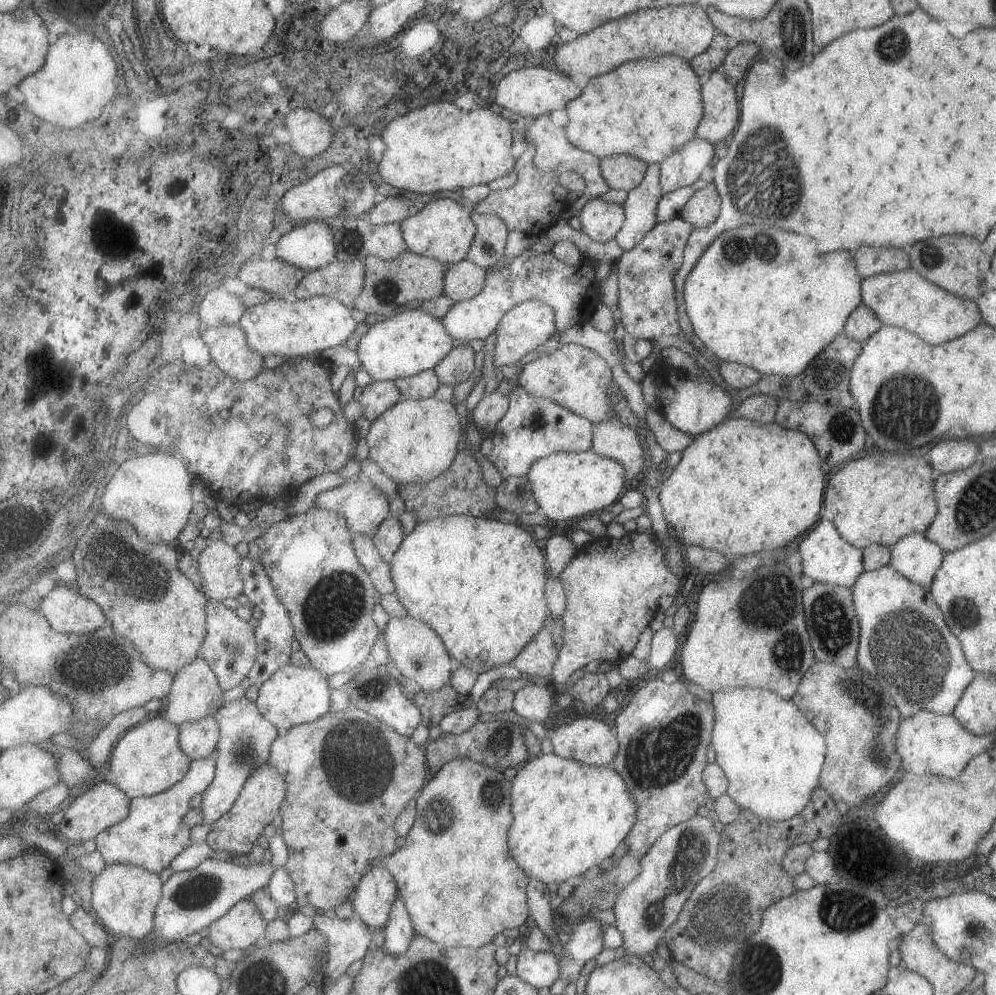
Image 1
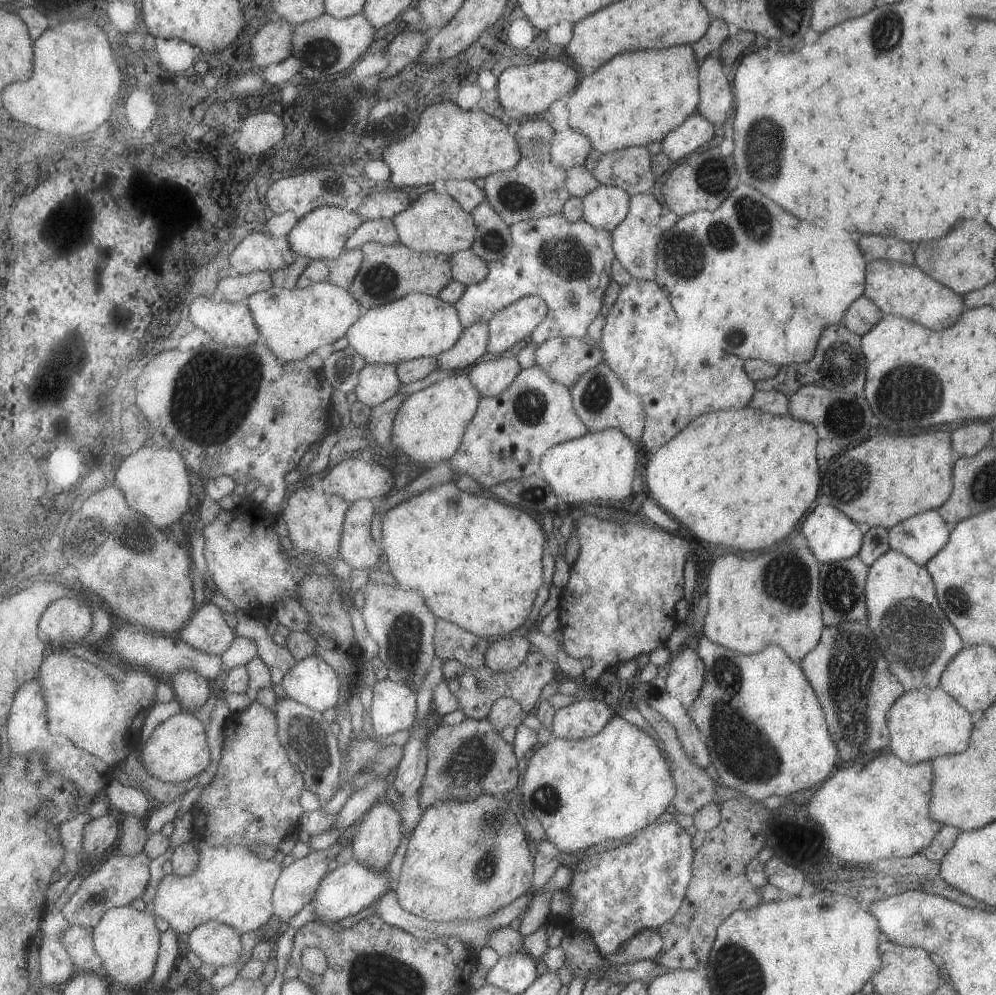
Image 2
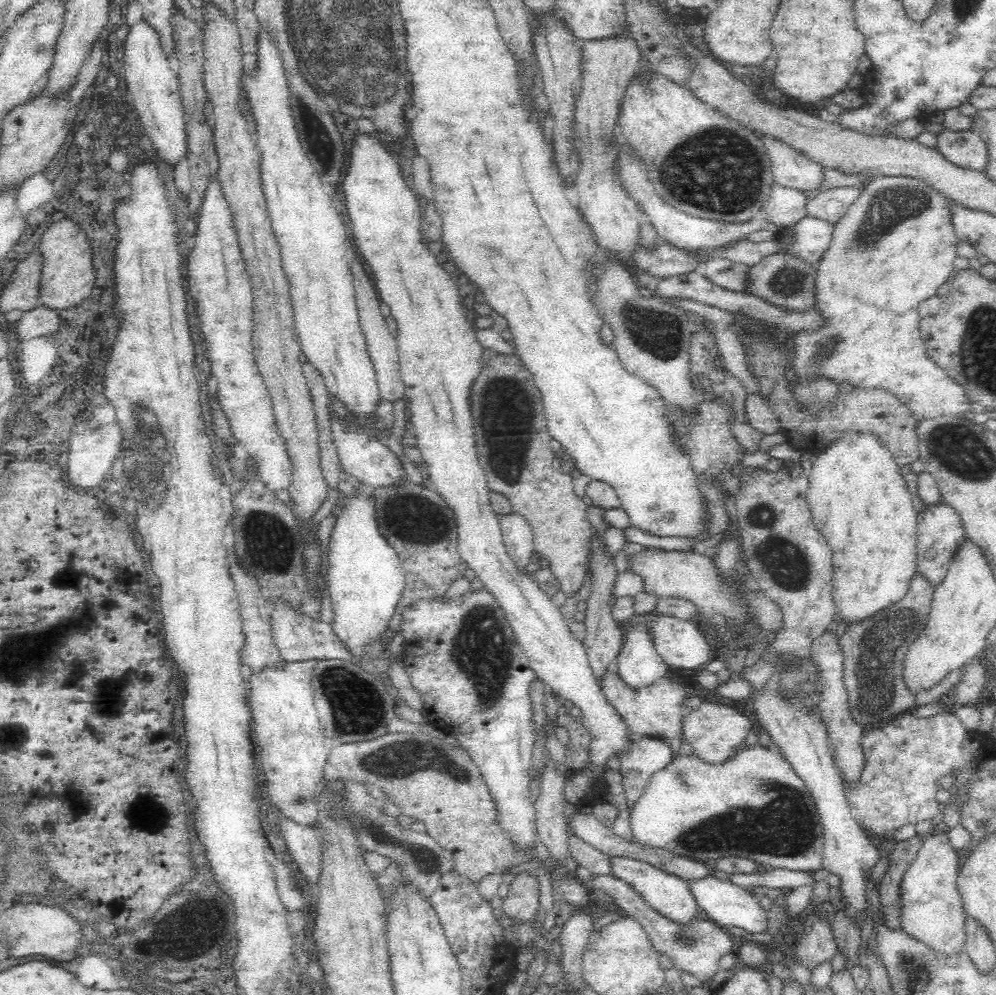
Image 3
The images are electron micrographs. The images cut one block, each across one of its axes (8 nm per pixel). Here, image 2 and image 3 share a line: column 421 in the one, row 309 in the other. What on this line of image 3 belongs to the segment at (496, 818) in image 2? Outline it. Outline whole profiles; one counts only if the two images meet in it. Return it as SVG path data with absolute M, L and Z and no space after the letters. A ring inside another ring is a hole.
M881 176L874 177L865 188L861 190L860 198L852 204L852 206L870 206L870 208L849 208L846 214L834 223L833 237L828 250L817 264L817 299L815 300L816 307L823 312L823 316L827 318L827 327L818 329L815 333L804 331L790 335L793 349L793 372L795 378L797 376L829 376L834 382L842 387L855 388L883 388L891 392L902 404L906 405L917 418L934 418L934 416L950 416L962 417L966 411L971 409L971 400L966 396L965 390L961 384L955 380L948 378L942 368L938 366L926 353L921 342L921 337L918 335L918 322L921 319L918 315L918 306L920 301L936 296L936 290L948 281L948 278L954 274L956 269L953 267L956 256L956 243L960 240L954 230L953 216L951 212L952 201L944 194L937 192L934 188L920 179L911 179L905 176Z

